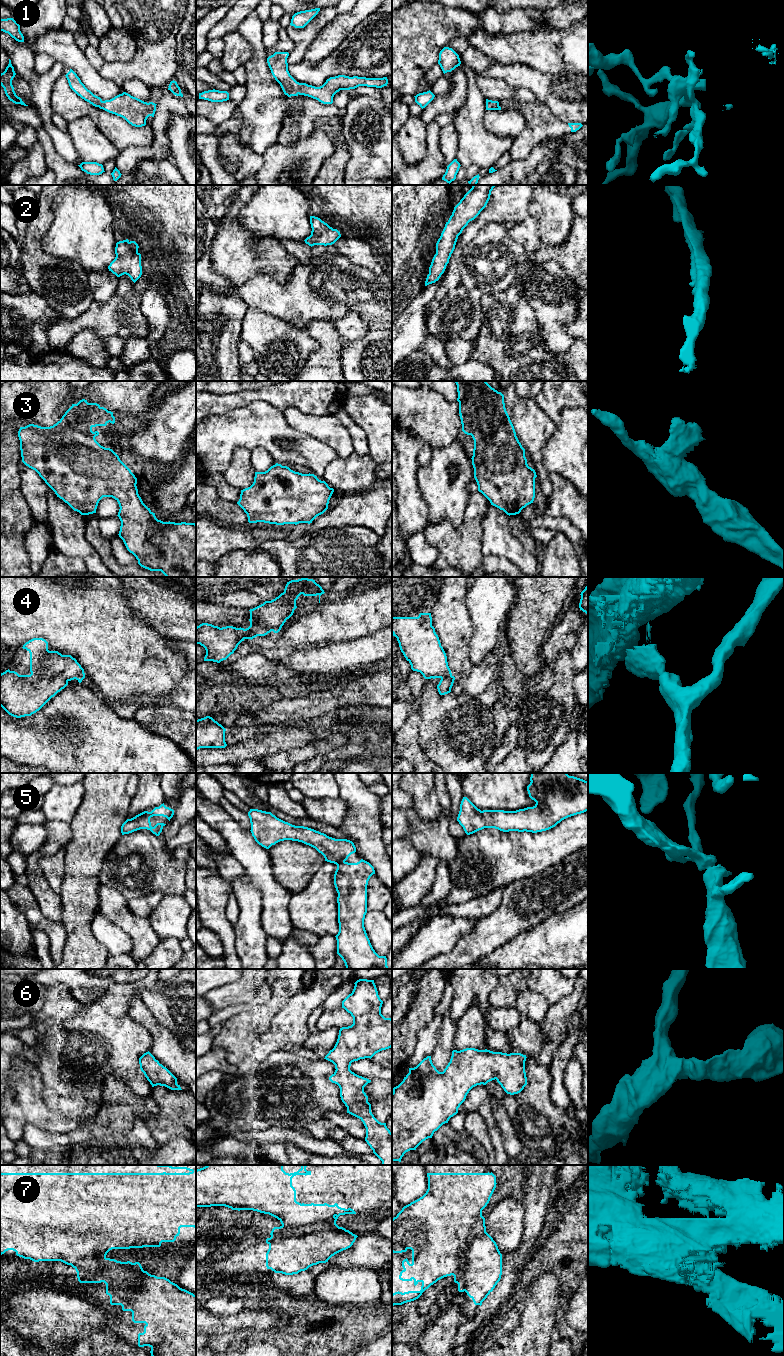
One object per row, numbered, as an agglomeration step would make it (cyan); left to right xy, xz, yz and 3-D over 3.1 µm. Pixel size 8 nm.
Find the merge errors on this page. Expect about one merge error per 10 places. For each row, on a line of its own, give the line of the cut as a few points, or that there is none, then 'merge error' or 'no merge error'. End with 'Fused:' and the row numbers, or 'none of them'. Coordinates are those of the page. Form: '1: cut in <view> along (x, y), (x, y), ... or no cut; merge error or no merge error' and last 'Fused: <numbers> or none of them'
1: no cut; no merge error
2: no cut; no merge error
3: no cut; no merge error
4: no cut; no merge error
5: no cut; no merge error
6: no cut; no merge error
7: cut in xz along (334, 1216), (305, 1224), (292, 1236), (286, 1230), (269, 1244); merge error
Fused: 7

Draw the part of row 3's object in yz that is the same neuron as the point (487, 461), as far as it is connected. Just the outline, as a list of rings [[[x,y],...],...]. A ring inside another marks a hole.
[[[455,381],[459,402],[462,431],[474,440],[472,465],[474,478],[491,505],[507,515],[516,515],[535,498],[534,469],[528,466],[525,449],[519,442],[514,426],[506,411],[504,395],[486,381]]]

